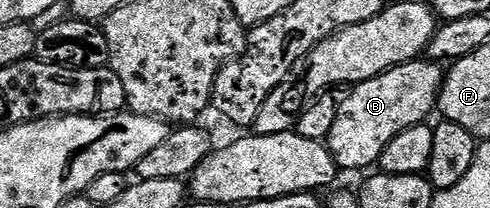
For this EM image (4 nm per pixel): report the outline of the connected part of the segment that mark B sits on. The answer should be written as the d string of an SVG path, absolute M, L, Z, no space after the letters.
M413 61L392 67L370 81L362 81L341 98L338 118L326 140L328 152L334 157L337 168L360 171L363 167L375 168L382 157L382 149L406 129L425 122L431 111L437 110L440 90L446 71L439 63Z

